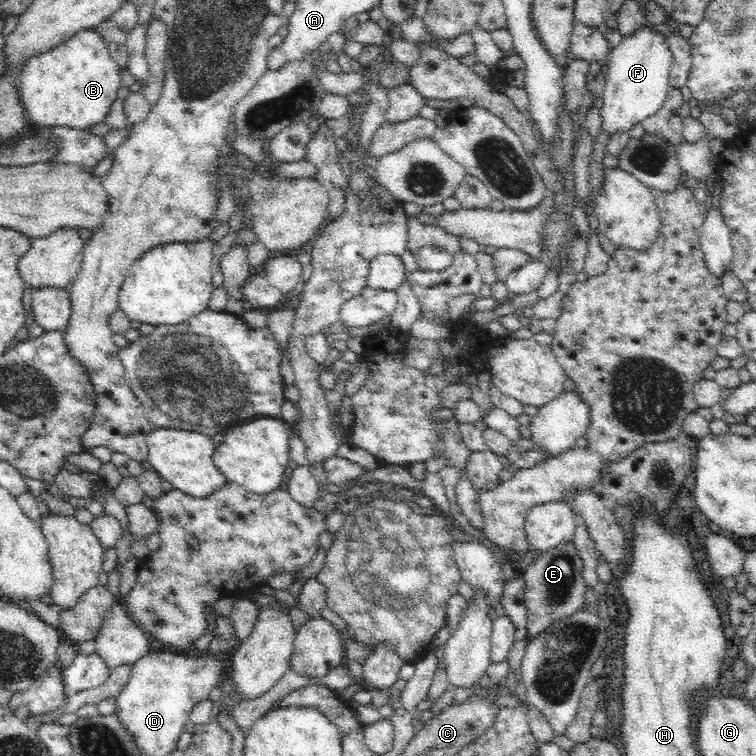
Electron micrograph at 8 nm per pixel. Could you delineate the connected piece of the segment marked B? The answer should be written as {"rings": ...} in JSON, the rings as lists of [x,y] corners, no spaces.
{"rings":[[[92,29],[82,30],[60,46],[28,58],[25,70],[20,74],[17,83],[20,100],[30,125],[68,126],[74,130],[90,131],[96,124],[102,124],[110,112],[110,106],[116,100],[118,90],[122,87],[120,70],[121,68],[111,59],[103,38]]]}

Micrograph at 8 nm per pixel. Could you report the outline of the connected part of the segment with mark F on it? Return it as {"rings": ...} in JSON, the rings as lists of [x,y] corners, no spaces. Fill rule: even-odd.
{"rings":[[[646,22],[641,24],[631,35],[622,37],[618,46],[609,53],[607,67],[608,75],[605,76],[605,86],[600,96],[603,106],[601,108],[602,132],[609,134],[617,130],[628,131],[634,124],[641,123],[663,105],[670,86],[670,72],[672,66],[672,51],[668,47],[668,39],[664,32],[654,29],[654,25]]]}

